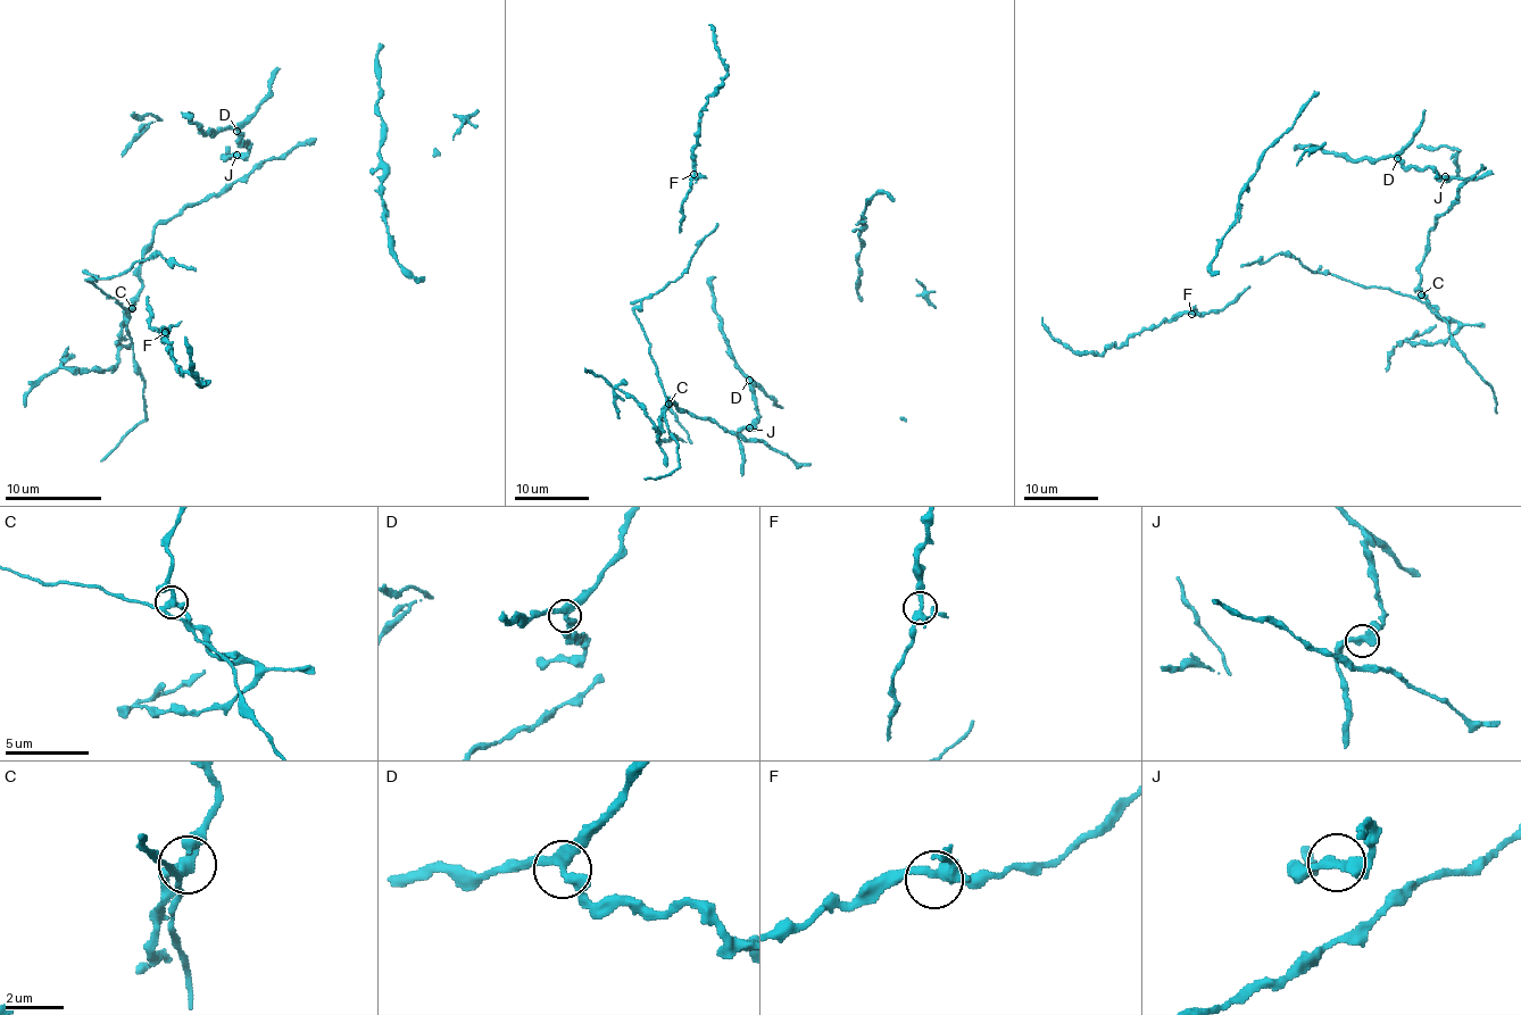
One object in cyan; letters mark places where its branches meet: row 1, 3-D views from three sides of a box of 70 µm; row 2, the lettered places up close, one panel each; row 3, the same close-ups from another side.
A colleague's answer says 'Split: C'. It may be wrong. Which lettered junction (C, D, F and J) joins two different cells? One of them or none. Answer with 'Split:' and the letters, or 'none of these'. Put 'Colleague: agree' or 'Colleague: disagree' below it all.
Split: C
Colleague: agree

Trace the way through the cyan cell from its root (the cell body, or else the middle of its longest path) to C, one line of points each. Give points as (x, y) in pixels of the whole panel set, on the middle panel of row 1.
C: (696, 415), (681, 412), (675, 401), (667, 404)

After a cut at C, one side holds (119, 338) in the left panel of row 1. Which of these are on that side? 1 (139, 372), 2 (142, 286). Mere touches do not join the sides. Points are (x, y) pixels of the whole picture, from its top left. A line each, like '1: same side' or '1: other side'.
1: other side
2: same side

